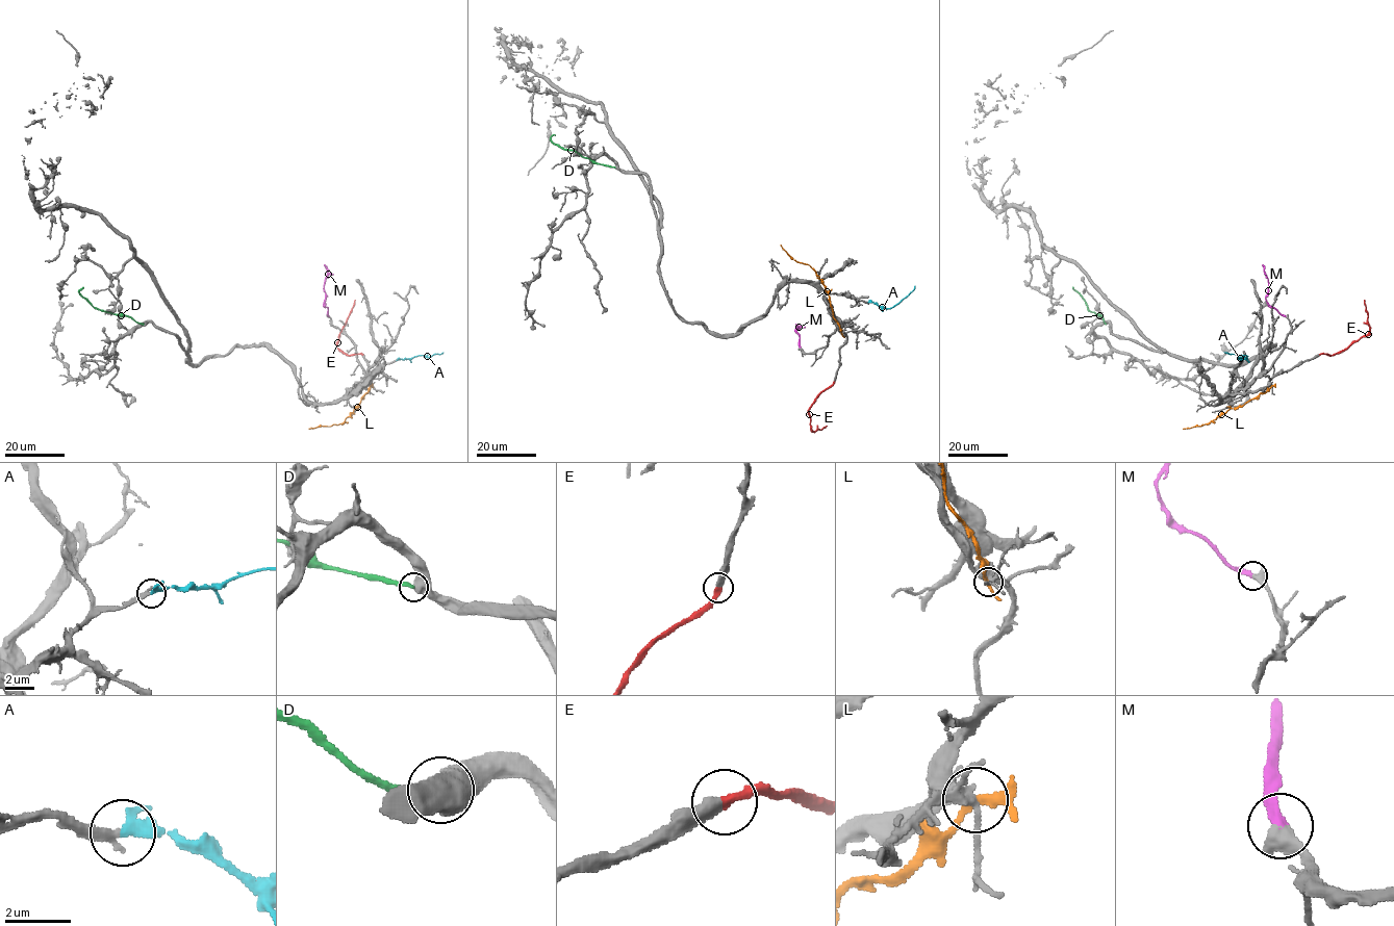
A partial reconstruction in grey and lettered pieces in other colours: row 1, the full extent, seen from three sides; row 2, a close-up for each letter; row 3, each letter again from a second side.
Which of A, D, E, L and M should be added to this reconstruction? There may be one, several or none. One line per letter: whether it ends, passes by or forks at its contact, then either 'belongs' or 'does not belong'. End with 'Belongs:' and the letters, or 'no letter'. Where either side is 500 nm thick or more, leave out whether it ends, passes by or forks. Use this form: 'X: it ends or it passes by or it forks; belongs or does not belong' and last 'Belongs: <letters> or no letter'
A: it passes by; belongs
D: it ends; does not belong
E: it ends; belongs
L: it passes by; does not belong
M: belongs
Belongs: A, E, M

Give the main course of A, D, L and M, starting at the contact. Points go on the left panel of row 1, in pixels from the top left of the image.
A: (397, 360), (442, 353)
D: (144, 323), (95, 309), (79, 293), (83, 287)
L: (371, 385), (357, 408), (341, 423), (309, 429)
M: (328, 316), (325, 306), (327, 267), (324, 264)

